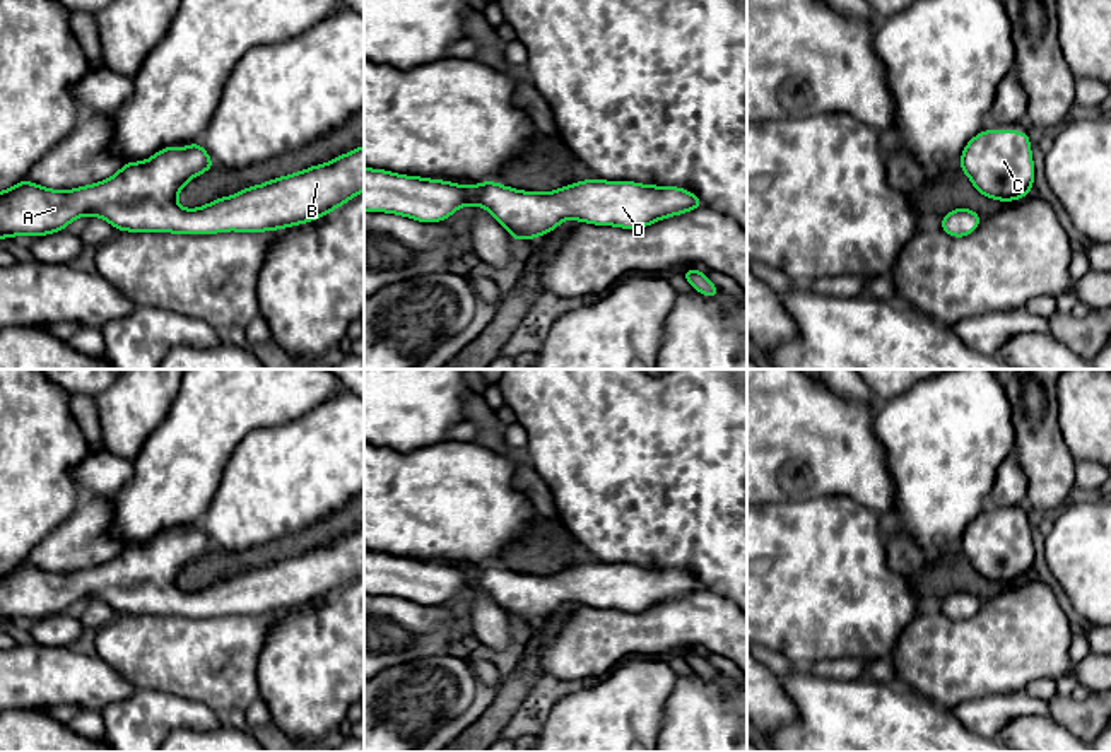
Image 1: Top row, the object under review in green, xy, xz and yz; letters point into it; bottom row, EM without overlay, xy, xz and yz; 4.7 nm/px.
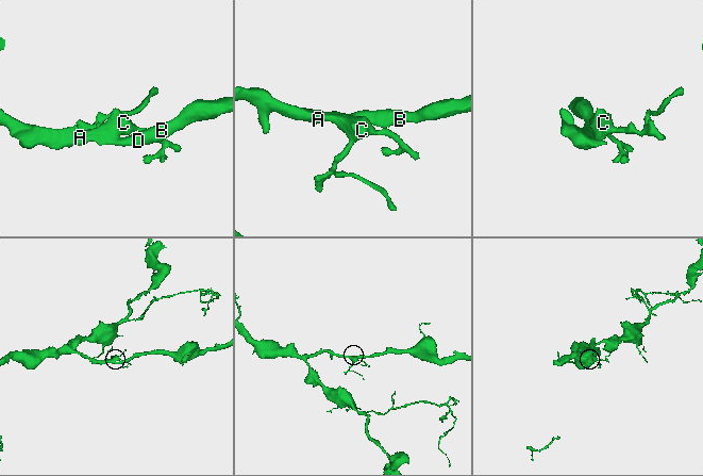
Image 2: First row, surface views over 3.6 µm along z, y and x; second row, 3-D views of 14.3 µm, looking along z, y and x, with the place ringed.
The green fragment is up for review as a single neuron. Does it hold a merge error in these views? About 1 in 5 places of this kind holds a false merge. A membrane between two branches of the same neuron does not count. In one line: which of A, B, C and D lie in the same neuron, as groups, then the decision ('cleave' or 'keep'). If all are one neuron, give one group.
A B C D; keep

